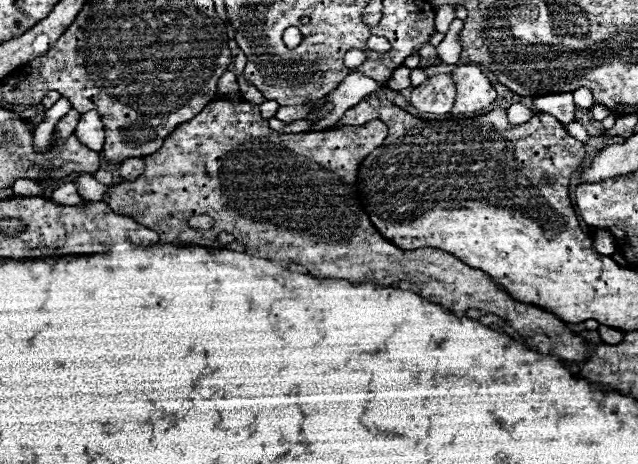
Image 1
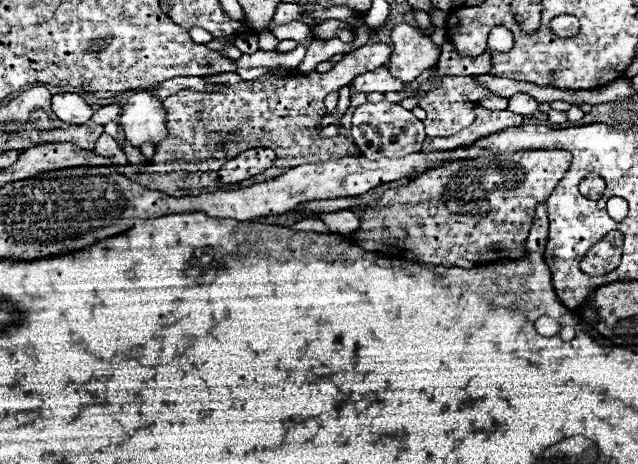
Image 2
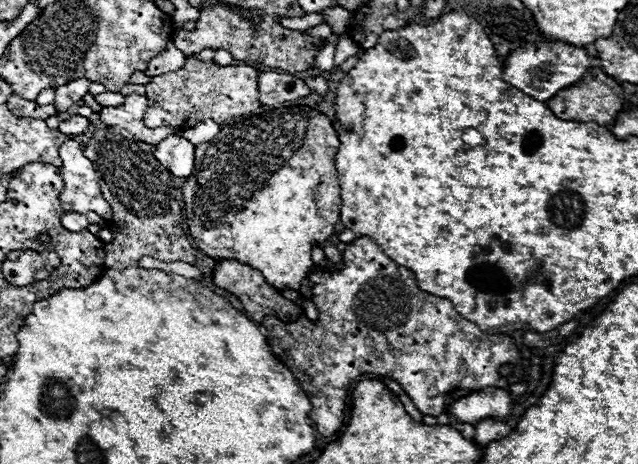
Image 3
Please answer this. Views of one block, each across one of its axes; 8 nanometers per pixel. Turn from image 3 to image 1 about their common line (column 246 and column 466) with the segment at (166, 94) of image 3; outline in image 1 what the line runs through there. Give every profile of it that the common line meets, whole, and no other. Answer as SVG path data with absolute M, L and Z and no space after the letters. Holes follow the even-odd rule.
M458 66L452 76L458 92L452 114L480 112L496 100L496 90L478 66Z

